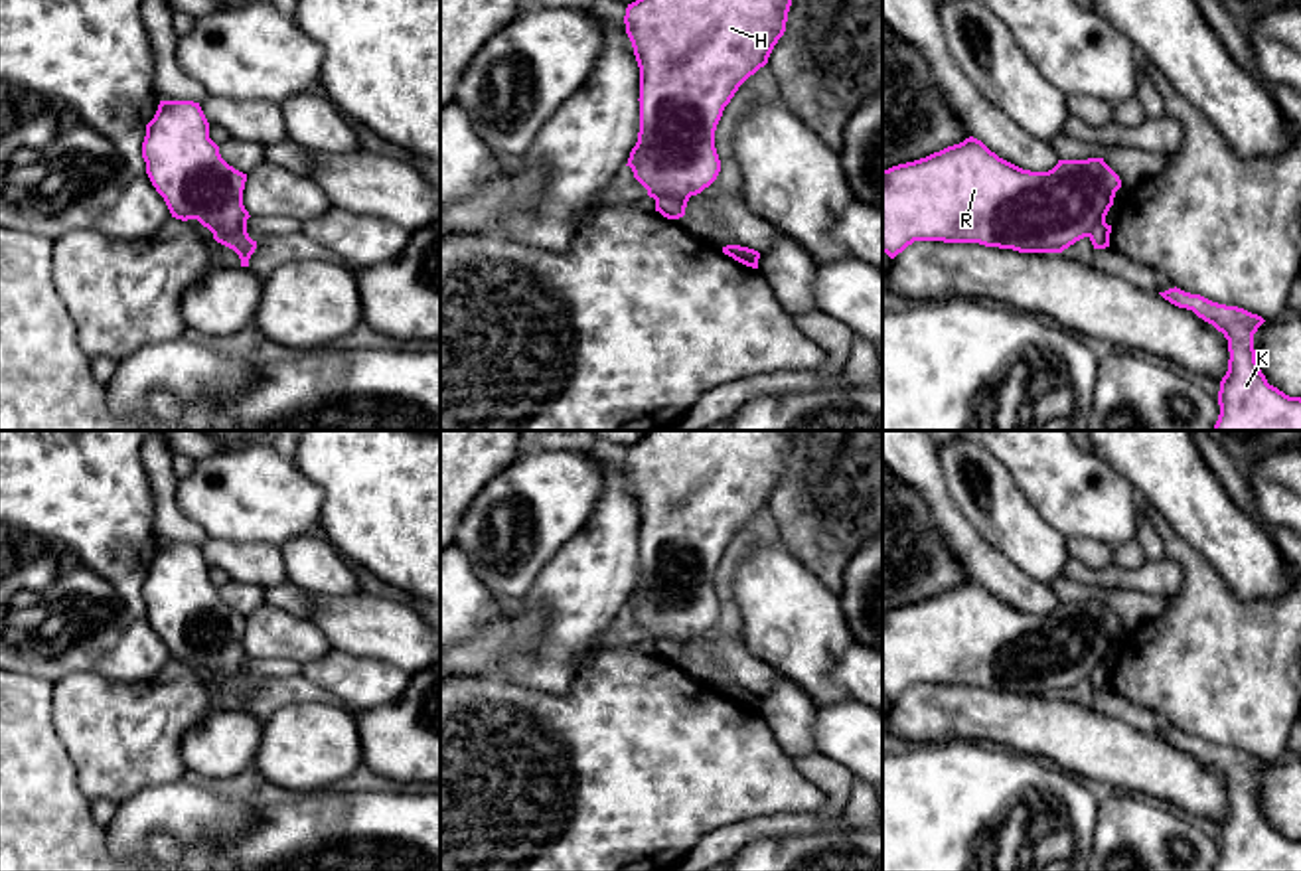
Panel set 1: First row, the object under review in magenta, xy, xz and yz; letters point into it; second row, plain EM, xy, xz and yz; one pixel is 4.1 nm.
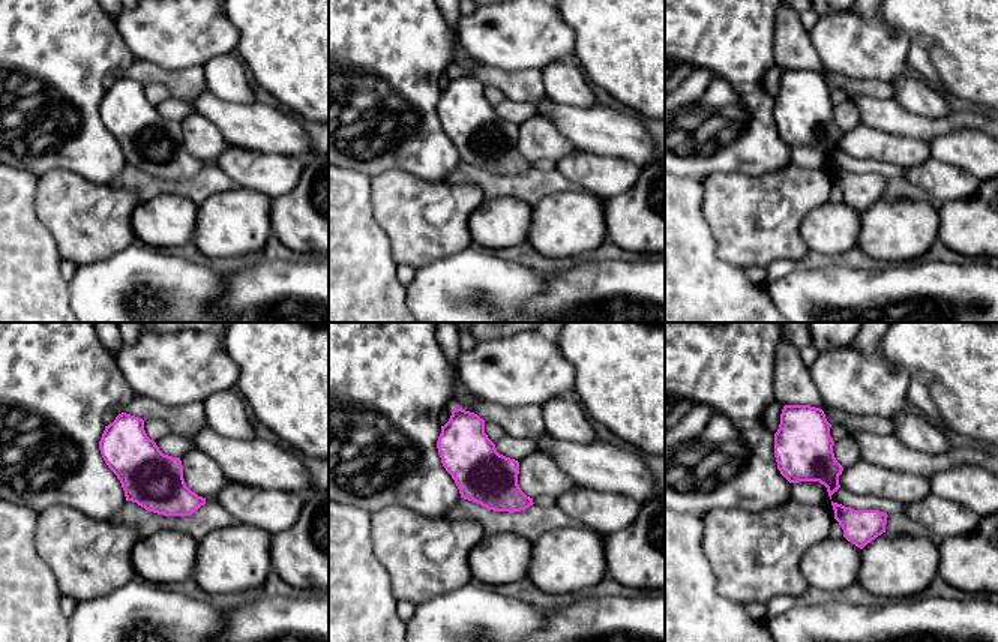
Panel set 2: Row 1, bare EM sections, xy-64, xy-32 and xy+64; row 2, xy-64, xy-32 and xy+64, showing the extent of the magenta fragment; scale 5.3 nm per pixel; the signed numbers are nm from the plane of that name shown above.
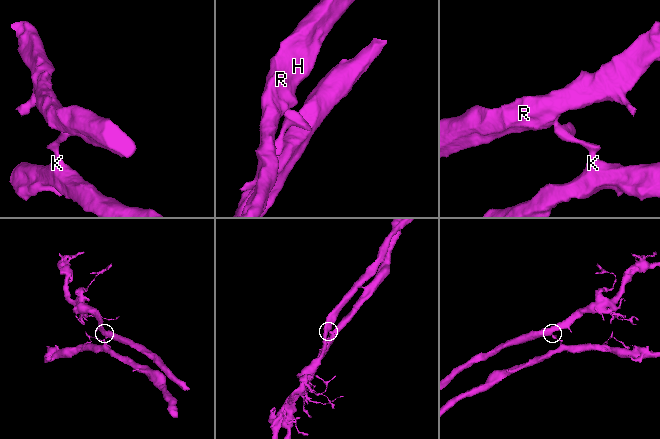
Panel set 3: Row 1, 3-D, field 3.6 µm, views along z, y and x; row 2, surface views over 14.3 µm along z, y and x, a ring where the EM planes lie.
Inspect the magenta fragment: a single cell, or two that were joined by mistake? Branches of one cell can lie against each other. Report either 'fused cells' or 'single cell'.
fused cells

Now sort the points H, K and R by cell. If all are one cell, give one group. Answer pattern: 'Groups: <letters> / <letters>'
Groups: H R / K

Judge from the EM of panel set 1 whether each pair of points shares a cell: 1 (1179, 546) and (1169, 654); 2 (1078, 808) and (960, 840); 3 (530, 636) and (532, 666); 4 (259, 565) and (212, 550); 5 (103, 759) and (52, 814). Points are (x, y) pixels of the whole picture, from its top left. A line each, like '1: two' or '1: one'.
1: one
2: one
3: two
4: one
5: two

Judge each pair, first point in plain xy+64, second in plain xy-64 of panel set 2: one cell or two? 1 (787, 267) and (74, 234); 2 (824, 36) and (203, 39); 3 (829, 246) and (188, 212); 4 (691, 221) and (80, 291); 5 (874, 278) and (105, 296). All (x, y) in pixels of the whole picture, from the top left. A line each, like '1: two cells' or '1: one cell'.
1: two cells
2: one cell
3: one cell
4: two cells
5: two cells

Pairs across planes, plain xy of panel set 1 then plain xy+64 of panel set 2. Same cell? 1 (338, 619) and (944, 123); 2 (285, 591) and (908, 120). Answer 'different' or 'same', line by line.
1: different
2: same

